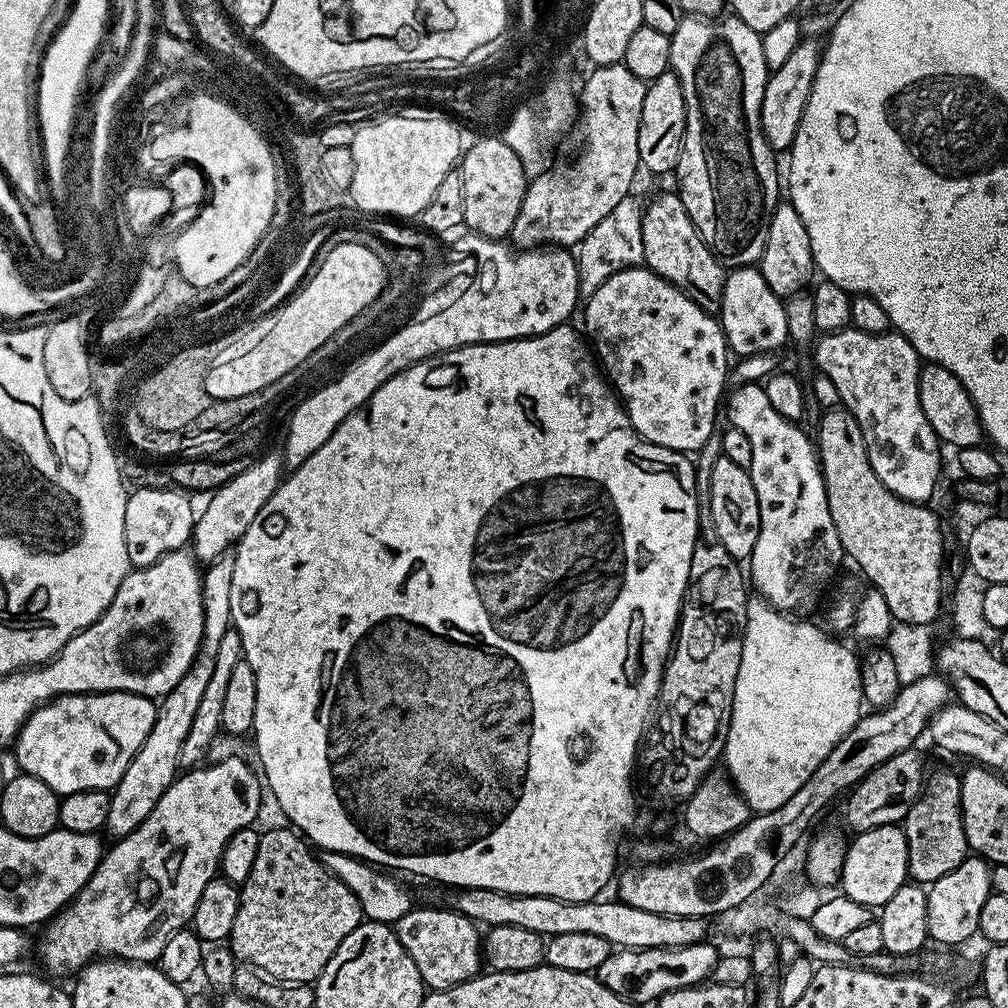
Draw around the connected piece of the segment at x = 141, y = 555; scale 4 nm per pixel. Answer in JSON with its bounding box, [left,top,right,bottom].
[124,487,194,569]

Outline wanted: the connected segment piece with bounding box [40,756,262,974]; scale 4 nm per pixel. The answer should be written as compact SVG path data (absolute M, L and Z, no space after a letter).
M228 756L217 764L212 763L177 775L173 784L158 798L149 817L130 835L117 839L112 844L113 848L105 851L100 857L100 865L80 895L57 912L51 923L43 929L40 956L50 971L76 974L95 956L151 965L159 961L162 946L166 946L172 935L191 921L194 906L198 906L198 898L202 898L202 890L206 890L206 886L217 875L229 838L239 828L253 827L260 812L262 780L257 773L257 777L252 773L251 766L236 756Z

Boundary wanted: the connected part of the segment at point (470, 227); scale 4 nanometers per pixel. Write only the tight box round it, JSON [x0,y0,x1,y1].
[458,138,530,241]

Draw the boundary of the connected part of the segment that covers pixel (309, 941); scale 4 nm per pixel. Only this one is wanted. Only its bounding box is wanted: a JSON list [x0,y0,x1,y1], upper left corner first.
[230,827,362,984]

